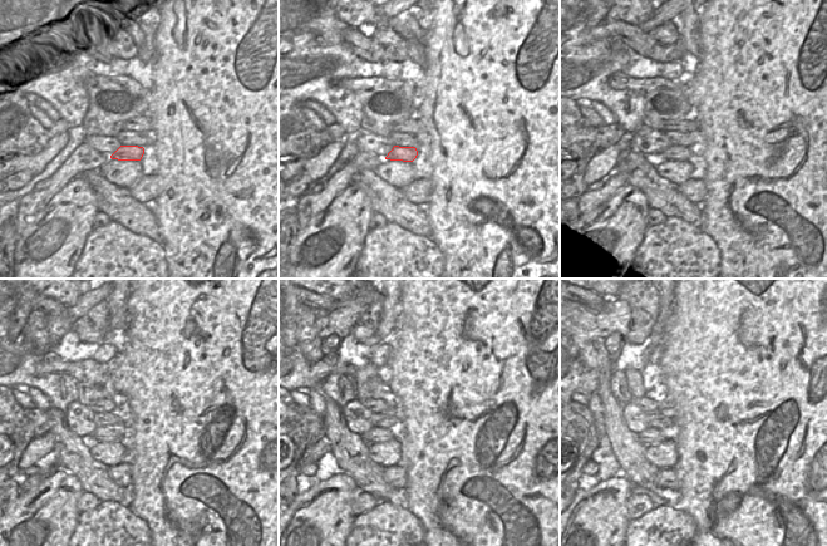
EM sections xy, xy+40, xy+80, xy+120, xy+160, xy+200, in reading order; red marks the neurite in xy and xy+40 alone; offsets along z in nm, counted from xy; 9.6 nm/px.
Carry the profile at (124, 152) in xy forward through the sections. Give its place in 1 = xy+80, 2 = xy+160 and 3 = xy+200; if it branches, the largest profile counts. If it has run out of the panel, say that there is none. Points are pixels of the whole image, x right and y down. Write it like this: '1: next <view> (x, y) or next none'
1: next xy+80 (674, 152)
2: next xy+160 (377, 434)
3: next xy+200 (650, 436)

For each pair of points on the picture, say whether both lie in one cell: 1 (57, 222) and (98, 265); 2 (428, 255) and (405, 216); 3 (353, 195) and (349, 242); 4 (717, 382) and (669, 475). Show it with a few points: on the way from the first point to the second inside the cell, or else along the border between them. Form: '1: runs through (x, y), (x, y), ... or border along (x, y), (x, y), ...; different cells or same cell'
1: border along (93, 229), (74, 265); different cells
2: border along (388, 222), (395, 222), (414, 234), (431, 237); different cells
3: runs through (352, 206), (349, 231); same cell
4: border along (672, 467), (677, 475), (678, 490); different cells

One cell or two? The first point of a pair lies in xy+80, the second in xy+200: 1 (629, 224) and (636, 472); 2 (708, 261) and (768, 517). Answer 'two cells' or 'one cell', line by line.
1: two cells
2: two cells

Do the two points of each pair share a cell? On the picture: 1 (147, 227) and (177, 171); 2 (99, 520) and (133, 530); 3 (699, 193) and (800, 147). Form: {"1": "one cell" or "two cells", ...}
{"1": "two cells", "2": "one cell", "3": "two cells"}

